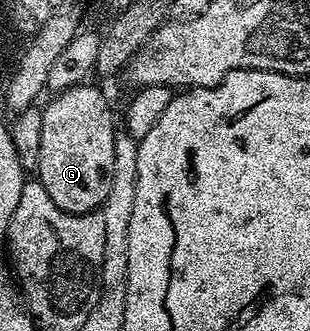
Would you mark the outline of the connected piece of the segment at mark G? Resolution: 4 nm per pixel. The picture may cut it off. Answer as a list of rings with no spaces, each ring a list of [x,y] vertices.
[[[91,84],[74,86],[71,90],[55,93],[47,106],[41,107],[42,127],[40,128],[40,160],[36,171],[37,181],[52,196],[52,204],[69,214],[87,214],[98,210],[112,188],[114,167],[114,114],[110,102]]]

